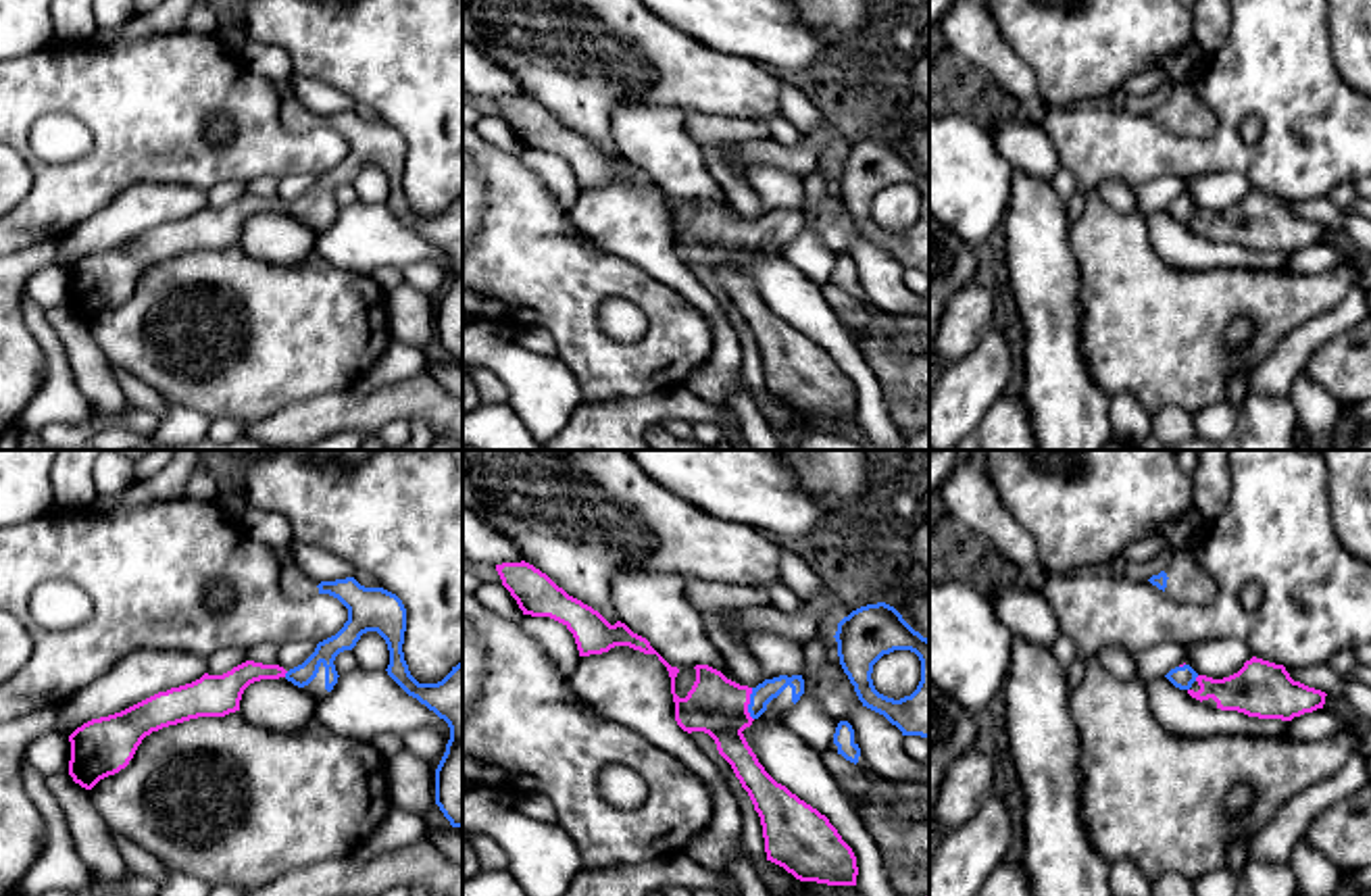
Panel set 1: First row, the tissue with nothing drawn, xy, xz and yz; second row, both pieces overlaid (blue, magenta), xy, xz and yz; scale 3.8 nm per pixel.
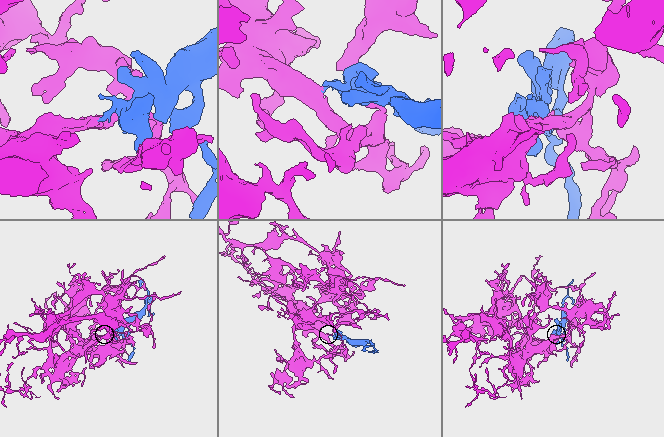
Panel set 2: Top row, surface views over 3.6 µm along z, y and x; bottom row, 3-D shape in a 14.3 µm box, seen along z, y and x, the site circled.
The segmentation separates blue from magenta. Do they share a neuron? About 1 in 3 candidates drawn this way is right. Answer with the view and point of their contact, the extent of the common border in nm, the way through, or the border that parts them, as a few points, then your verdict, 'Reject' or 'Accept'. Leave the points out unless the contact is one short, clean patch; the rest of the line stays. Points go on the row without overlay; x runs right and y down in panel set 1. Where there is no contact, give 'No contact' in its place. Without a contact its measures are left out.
Touches blue at xz (749, 238). Shared border 130 nm. Path across: xz (769, 221), (749, 238), (715, 238). Accept

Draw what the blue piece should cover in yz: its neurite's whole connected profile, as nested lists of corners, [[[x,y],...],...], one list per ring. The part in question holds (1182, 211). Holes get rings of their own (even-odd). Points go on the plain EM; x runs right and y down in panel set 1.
[[[1256,190],[1223,213],[1198,208],[1186,196],[1171,202],[1165,210],[1200,235],[1213,231],[1221,244],[1238,244],[1258,252],[1292,254],[1323,242],[1327,229],[1321,223],[1294,215],[1283,198]]]

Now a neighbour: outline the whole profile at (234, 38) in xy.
[[[219,25],[213,33],[233,56],[242,54],[242,48],[248,42],[244,27],[223,27]]]

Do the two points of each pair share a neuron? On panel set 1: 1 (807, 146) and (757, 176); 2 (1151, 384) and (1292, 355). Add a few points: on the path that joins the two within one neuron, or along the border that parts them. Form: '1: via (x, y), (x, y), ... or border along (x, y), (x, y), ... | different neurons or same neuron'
1: border along (744, 173), (753, 167), (780, 167), (801, 180) | different neurons
2: border along (1297, 326), (1253, 369) | different neurons

